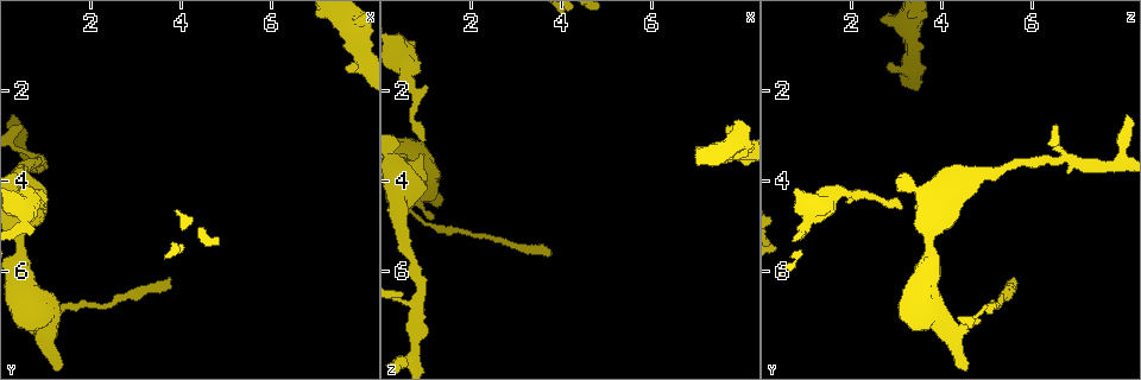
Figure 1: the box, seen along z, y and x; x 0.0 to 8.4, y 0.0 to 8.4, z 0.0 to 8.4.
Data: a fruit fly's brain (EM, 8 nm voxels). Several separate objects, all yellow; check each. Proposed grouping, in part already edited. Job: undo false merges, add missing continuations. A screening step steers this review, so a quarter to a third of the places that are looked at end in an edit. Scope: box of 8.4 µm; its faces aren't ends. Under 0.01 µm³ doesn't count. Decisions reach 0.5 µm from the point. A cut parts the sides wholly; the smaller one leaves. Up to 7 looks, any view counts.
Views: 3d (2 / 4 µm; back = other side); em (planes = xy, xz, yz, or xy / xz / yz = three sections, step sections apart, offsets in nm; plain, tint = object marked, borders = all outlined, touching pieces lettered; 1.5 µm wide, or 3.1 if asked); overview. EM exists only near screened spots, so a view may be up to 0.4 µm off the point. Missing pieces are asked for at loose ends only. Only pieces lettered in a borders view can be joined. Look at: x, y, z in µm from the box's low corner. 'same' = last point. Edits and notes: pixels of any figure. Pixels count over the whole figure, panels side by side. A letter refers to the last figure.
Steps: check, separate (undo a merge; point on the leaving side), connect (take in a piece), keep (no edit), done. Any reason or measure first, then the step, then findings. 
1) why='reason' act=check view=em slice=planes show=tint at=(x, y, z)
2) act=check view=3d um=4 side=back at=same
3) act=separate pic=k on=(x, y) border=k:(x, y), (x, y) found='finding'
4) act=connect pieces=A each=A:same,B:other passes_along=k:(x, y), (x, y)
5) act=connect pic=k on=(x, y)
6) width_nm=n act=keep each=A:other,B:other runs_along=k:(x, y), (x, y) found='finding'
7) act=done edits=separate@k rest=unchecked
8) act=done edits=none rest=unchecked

why='an open end' act=check view=em slice=planes show=plain at=(7.70, 1.55, 2.85)

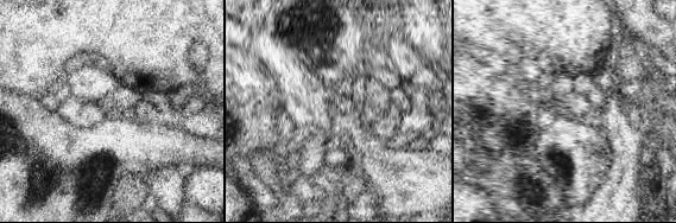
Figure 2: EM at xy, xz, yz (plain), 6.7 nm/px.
act=check view=em slice=planes show=borders at=same

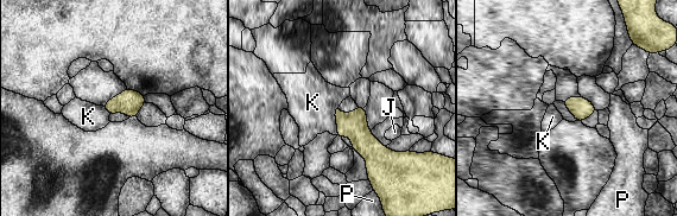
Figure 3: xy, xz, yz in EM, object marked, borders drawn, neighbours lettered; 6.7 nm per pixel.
width_nm=150 longest_contact=K:190nm act=keep each=J:other,K:other,P:other found='none of them fits'

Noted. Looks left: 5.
why='branch stops here' act=check view=em slice=planes show=tint at=(3.80, 6.15, 5.65)

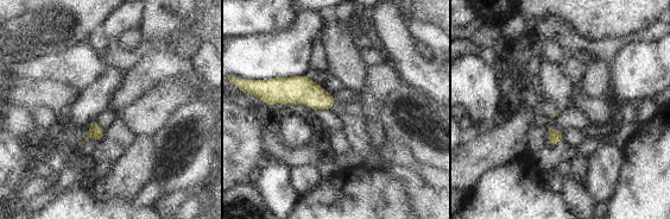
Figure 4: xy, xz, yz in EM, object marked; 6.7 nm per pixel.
act=check view=em slice=planes show=borders at=same

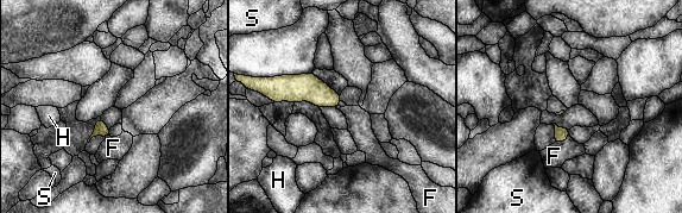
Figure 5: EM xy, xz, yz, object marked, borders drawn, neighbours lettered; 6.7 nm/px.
act=keep each=F:other,H:other,S:other border=5:(569, 136), (560, 143), (554, 143) found='no lettered piece goes on from it'

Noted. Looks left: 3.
why='sharp bend' act=check view=3d um=4 at=(1.00, 7.30, 4.20)

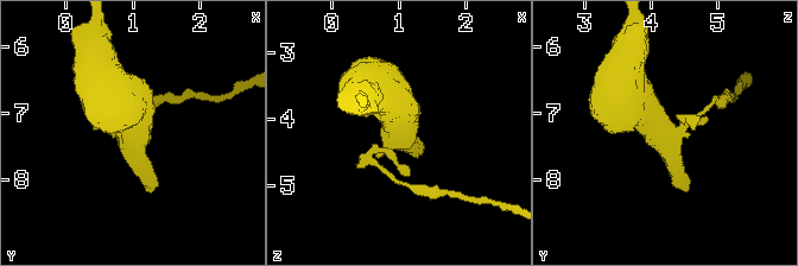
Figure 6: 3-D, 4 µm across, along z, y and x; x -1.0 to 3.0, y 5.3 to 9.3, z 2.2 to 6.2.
why='need the tissue' act=check view=em slice=yz step=4 show=tint at=(1.00, 7.35, 4.15)

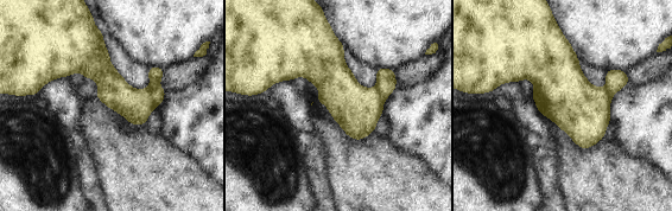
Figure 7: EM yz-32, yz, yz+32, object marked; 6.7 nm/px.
why='another direction' act=check view=em slice=planes show=borders at=same

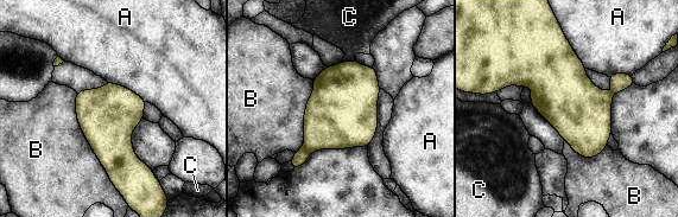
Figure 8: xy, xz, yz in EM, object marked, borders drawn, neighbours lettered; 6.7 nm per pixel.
width_nm=400 act=separate pic=8 on=(301, 157) each=A:other,B:other,C:other border=8:(303, 146), (310, 152) found='two neurons meet here'

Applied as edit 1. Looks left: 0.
act=done edits=separate@8 rest=unchecked

